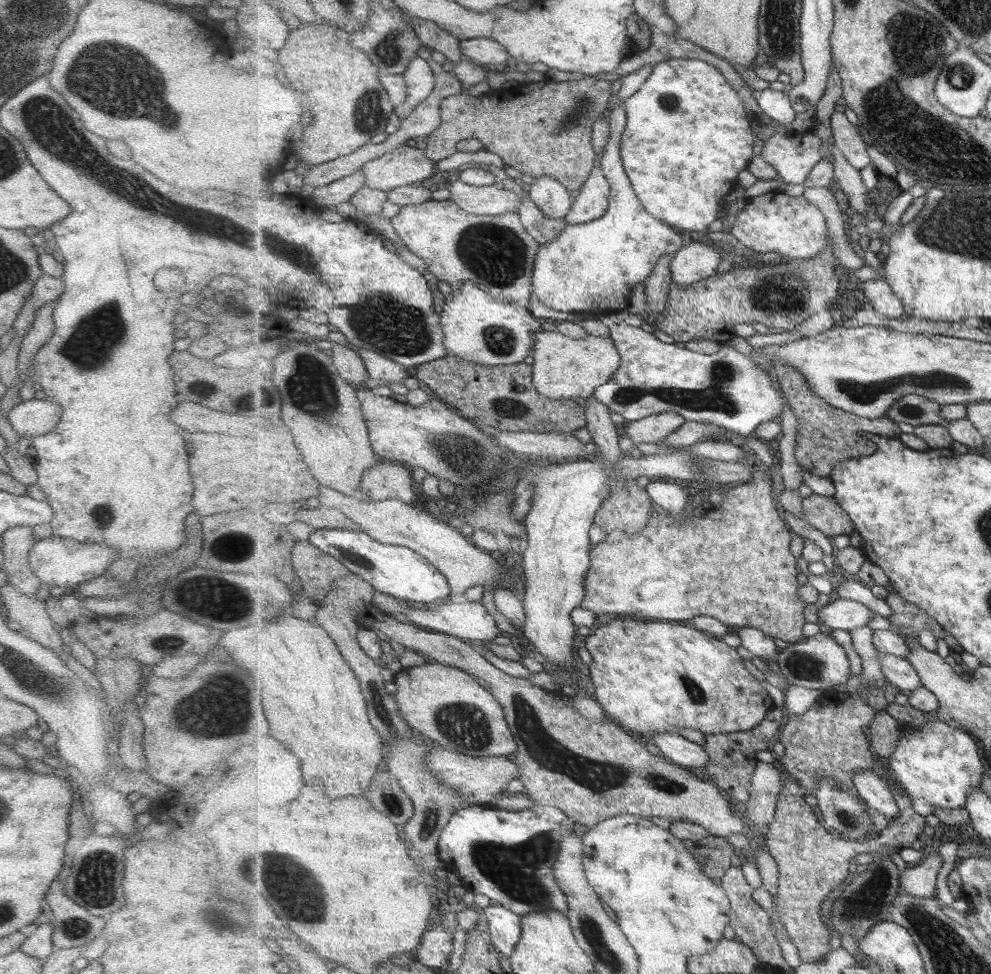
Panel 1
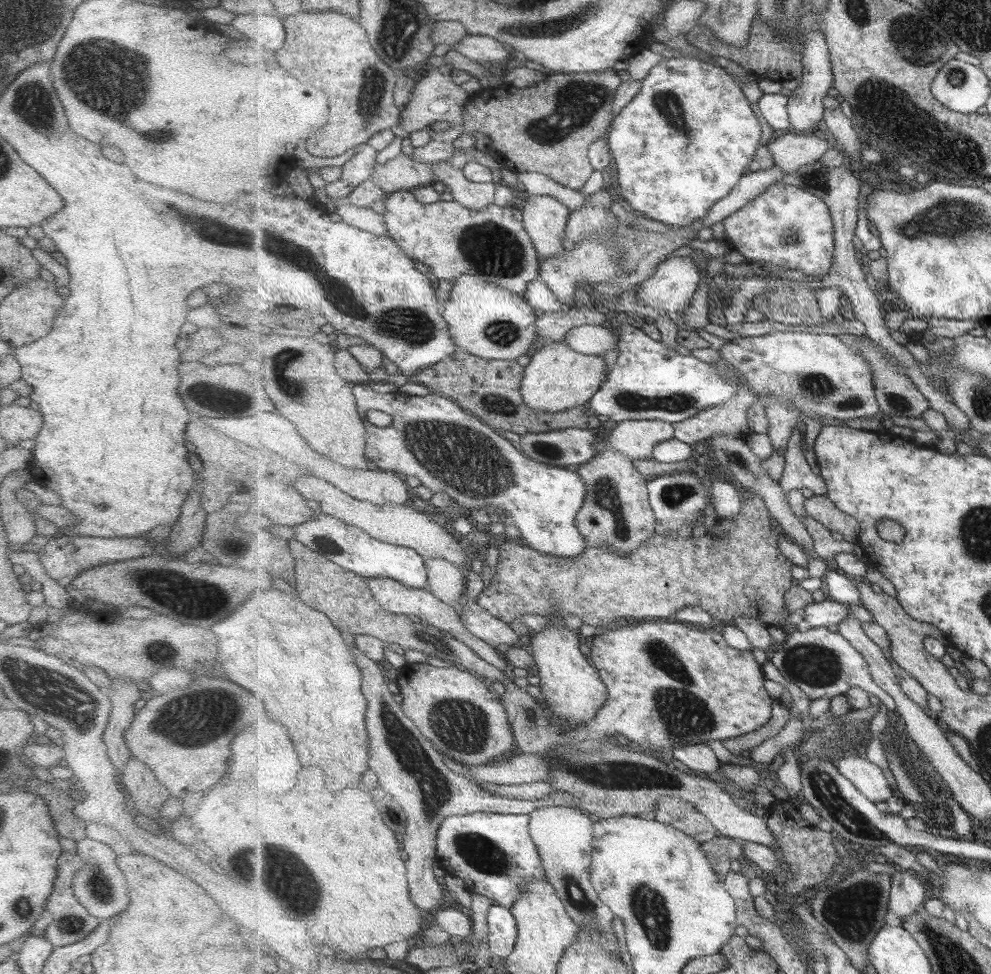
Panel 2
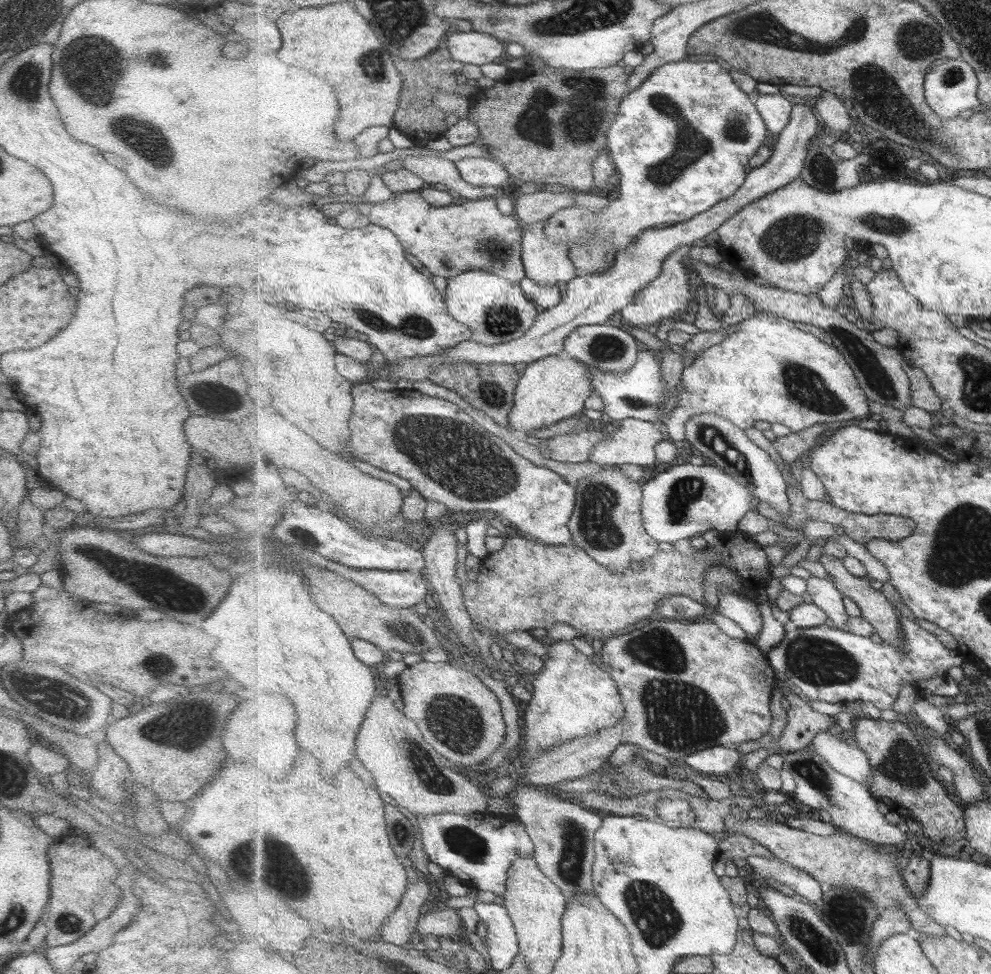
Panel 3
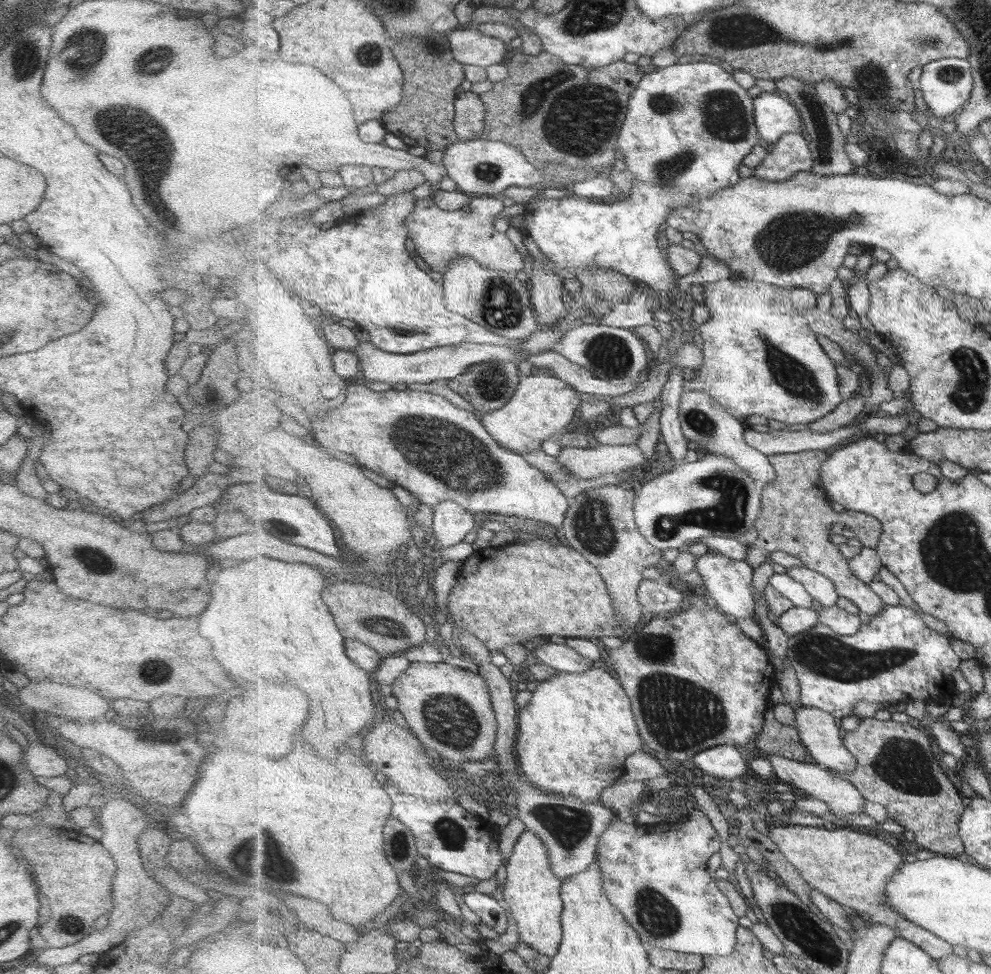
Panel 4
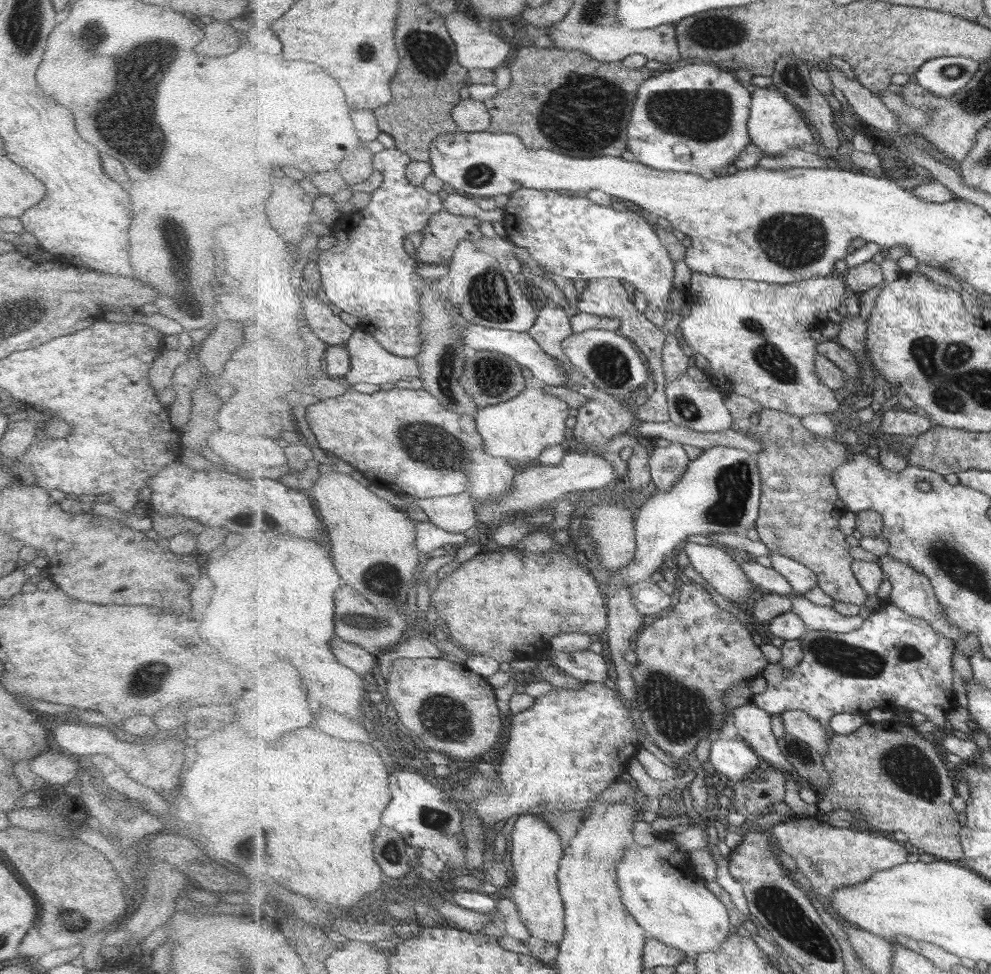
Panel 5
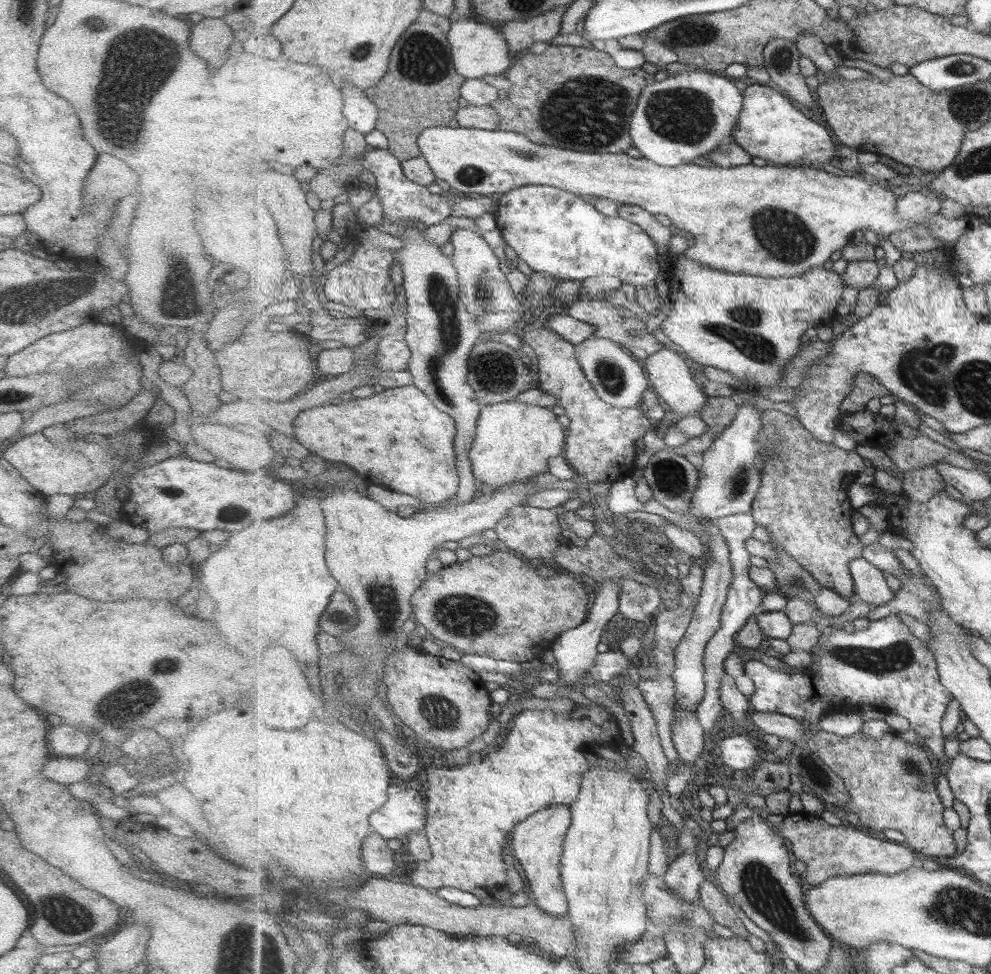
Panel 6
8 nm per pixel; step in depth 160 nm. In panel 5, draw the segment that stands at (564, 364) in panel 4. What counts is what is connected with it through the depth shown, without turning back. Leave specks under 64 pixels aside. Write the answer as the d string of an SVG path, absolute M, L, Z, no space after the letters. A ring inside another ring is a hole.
M384 149L375 155L373 155L373 169L378 171L382 175L382 181L380 186L372 193L372 199L370 201L369 207L367 210L363 210L359 212L359 215L363 216L362 222L353 222L353 213L350 213L345 216L347 222L349 222L349 226L351 226L351 230L353 232L345 232L345 234L339 234L336 232L336 229L333 229L333 235L337 239L337 243L330 248L330 250L320 251L317 250L318 254L311 253L310 257L315 258L316 263L318 264L319 272L322 276L322 287L324 288L324 299L329 300L335 306L339 307L343 312L347 312L357 319L359 319L359 327L362 330L367 331L369 334L372 334L379 343L381 343L391 354L395 354L397 356L403 356L407 358L416 358L416 356L421 352L422 345L422 330L420 329L420 322L423 320L422 317L422 308L420 302L422 301L422 290L426 287L427 281L421 277L419 277L415 273L415 268L418 265L415 260L407 254L407 250L405 250L404 245L404 236L407 233L419 232L423 231L427 228L429 224L430 218L443 211L443 194L442 193L431 193L427 192L423 186L415 186L411 184L409 180L406 178L406 169L408 165L411 163L411 157L407 156L407 154L403 154L403 152L399 152L396 149ZM470 322L464 328L464 341L472 352L490 350L513 357L520 365L530 369L533 376L545 382L547 386L566 386L568 383L568 374L566 374L566 370L564 370L562 364L551 358L541 348L541 345L537 344L536 340L533 340L533 337L528 332L513 332L499 330L497 328L487 328Z

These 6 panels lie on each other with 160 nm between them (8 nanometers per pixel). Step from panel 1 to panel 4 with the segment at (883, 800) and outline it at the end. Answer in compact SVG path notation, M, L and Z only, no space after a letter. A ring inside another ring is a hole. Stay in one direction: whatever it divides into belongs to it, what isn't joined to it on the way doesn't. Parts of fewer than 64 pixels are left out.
M755 601L755 615L758 626L767 637L768 645L766 650L774 656L771 664L775 666L777 672L782 671L784 658L788 655L789 644L787 635L778 626L774 626L767 618L767 608ZM791 706L795 712L795 728L801 742L808 749L811 757L823 768L831 769L839 773L846 773L857 768L857 759L852 756L844 745L844 737L841 738L840 721L832 714L819 708L807 708Z

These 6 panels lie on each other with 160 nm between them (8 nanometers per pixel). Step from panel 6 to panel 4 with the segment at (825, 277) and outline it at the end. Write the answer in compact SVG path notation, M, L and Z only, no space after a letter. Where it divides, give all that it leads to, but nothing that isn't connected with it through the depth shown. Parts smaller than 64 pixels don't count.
M725 278L713 283L705 283L703 285L703 296L705 305L710 310L710 319L707 319L703 324L697 326L698 332L702 337L704 349L704 363L697 369L691 371L685 381L684 392L703 391L710 394L722 407L725 407L733 416L744 422L749 416L757 414L764 416L767 419L775 419L777 422L785 422L787 425L809 424L816 422L830 412L836 410L837 407L844 401L844 397L840 393L839 378L837 378L837 370L831 358L825 354L825 350L821 348L821 344L817 342L817 333L814 331L806 319L804 313L817 306L817 294L813 290L807 288L795 288L788 290L768 284L763 281L749 281L746 279L735 280Z

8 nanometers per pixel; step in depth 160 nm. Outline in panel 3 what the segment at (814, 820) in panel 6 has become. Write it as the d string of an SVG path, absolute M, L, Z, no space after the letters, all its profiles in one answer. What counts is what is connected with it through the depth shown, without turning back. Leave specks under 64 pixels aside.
M733 815L726 818L727 831L743 833L759 841L767 850L791 864L795 868L807 871L815 880L828 888L844 886L854 888L873 903L879 913L891 907L901 907L911 920L913 934L924 936L945 936L945 927L919 907L917 898L906 886L902 870L897 868L897 861L886 848L873 846L869 841L837 830L832 835L820 836L793 828L787 824L769 819L739 819Z

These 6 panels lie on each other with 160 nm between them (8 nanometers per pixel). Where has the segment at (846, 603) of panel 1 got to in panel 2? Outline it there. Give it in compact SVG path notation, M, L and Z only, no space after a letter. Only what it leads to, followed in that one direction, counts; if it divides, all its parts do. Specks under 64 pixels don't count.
M831 598L808 604L803 612L804 624L810 628L839 625L852 615L847 604L841 604Z

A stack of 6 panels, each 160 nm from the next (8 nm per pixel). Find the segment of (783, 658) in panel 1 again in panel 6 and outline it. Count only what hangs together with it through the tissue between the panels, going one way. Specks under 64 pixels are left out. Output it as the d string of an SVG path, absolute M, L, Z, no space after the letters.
M898 615L887 616L885 619L870 622L865 631L847 633L843 628L832 629L831 626L822 624L822 636L815 646L810 666L795 668L771 668L760 660L746 660L743 663L745 675L757 685L757 692L750 697L750 703L755 710L766 713L779 713L804 723L818 723L823 717L821 714L827 710L827 706L859 706L871 705L889 714L899 714L909 722L910 728L923 740L926 748L933 753L933 759L941 765L941 776L937 781L937 788L945 808L951 808L955 804L954 792L948 779L949 758L945 754L945 737L941 732L943 716L953 702L954 695L941 684L941 674L937 665L937 656L929 649L925 641L915 637L909 626L901 621Z

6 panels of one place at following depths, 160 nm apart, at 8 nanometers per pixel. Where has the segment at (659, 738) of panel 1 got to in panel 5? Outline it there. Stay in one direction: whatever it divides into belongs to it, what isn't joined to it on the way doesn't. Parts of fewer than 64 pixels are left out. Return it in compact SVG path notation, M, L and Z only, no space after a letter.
M716 738L711 743L709 766L715 766L717 772L725 774L733 783L745 780L759 764L761 758L745 742Z

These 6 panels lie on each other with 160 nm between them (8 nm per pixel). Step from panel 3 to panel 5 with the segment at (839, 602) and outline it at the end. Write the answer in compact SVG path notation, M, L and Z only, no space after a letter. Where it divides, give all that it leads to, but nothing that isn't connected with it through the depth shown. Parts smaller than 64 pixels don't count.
M777 551L770 552L772 567L780 572L791 584L796 594L804 595L818 585L817 575L801 562L793 560Z

